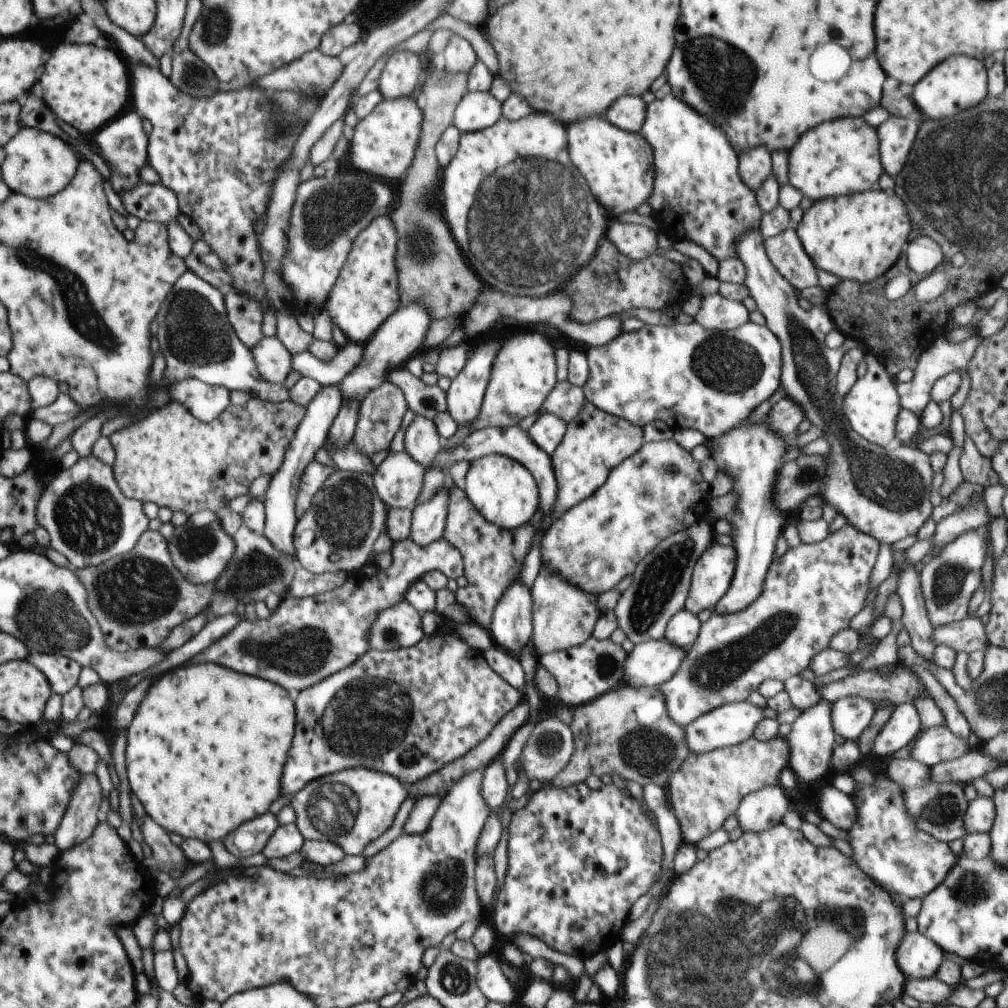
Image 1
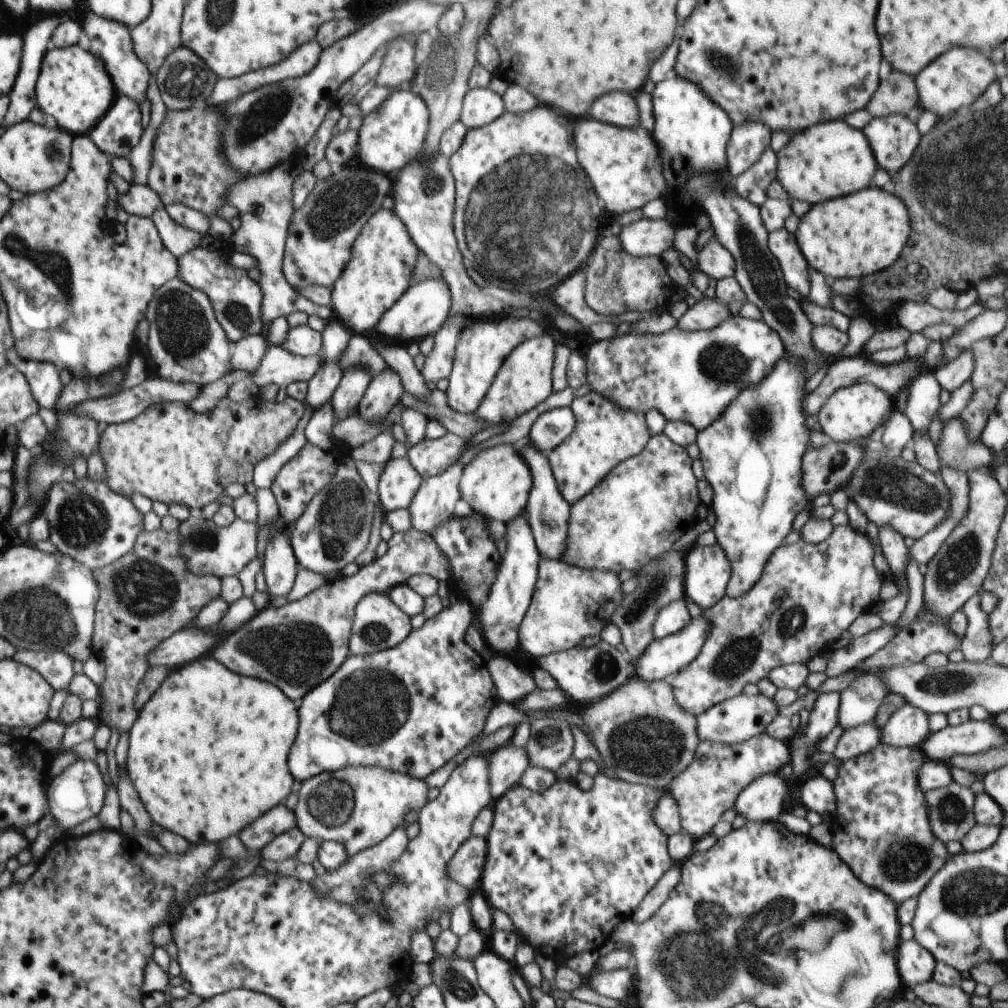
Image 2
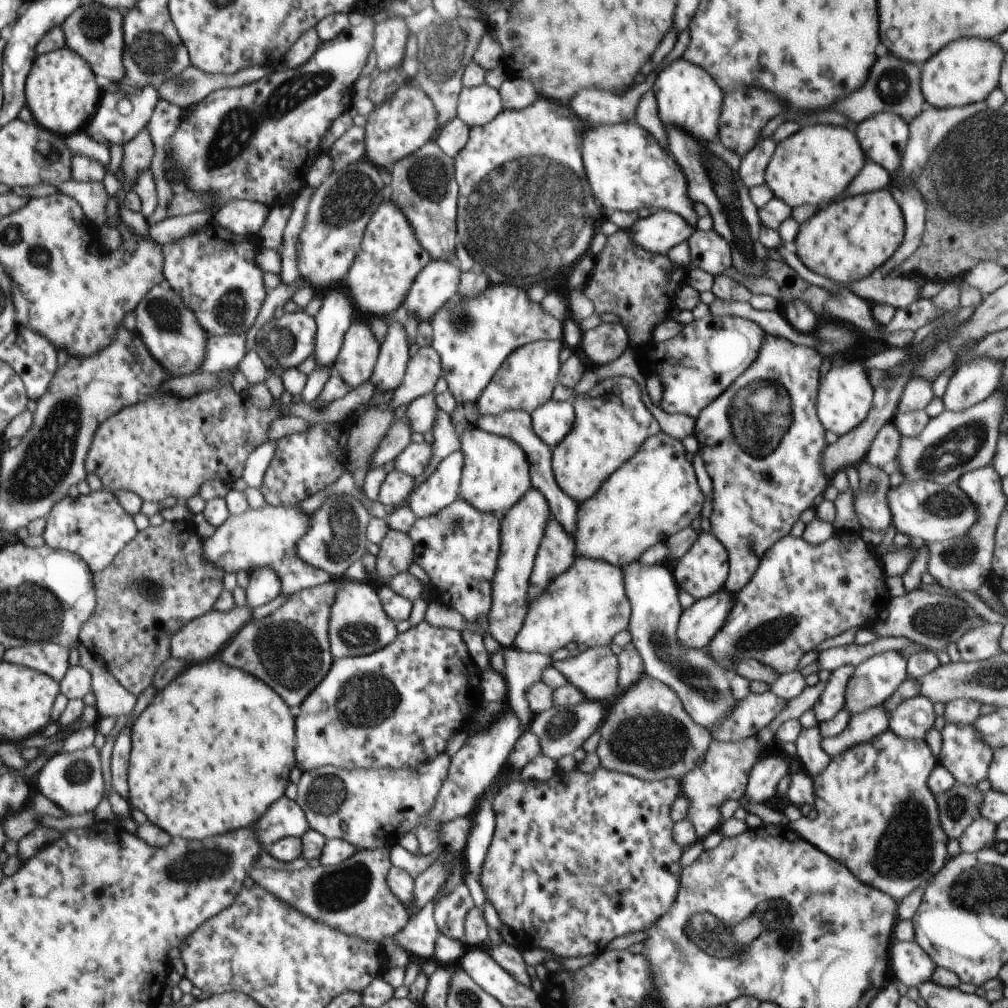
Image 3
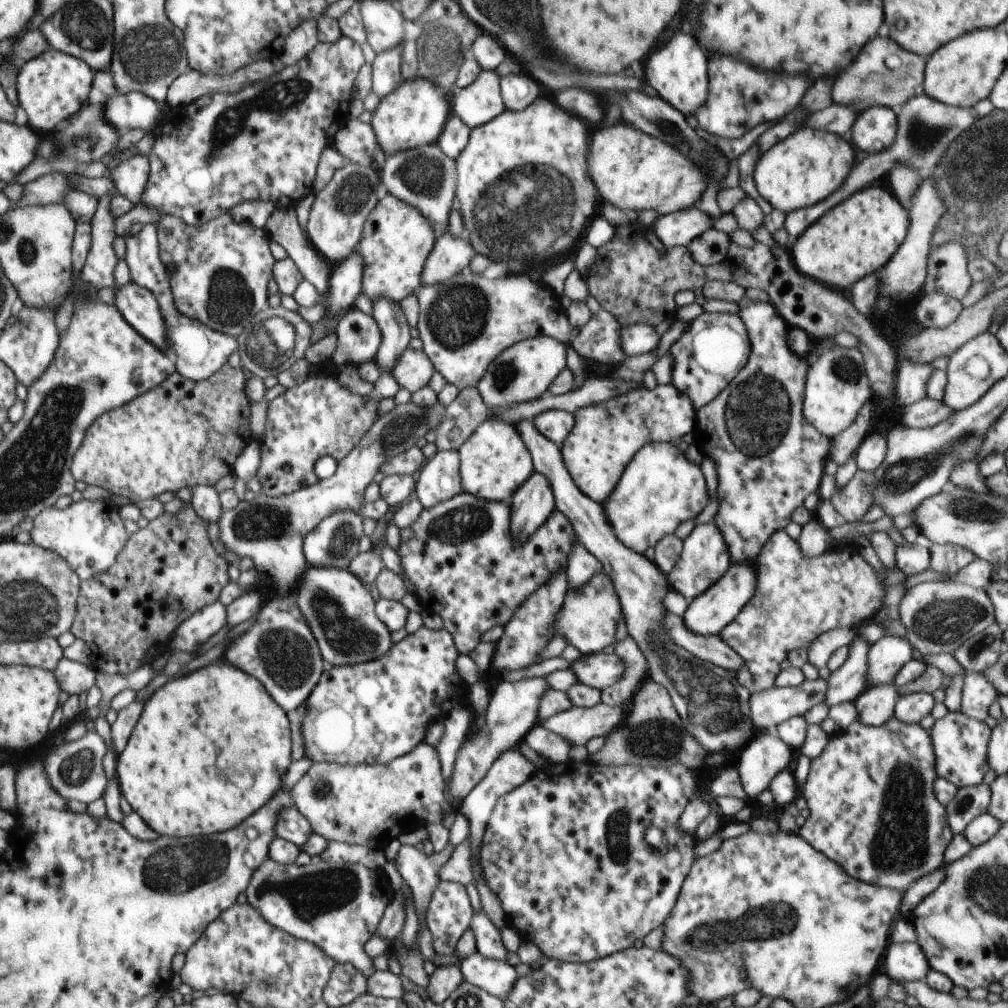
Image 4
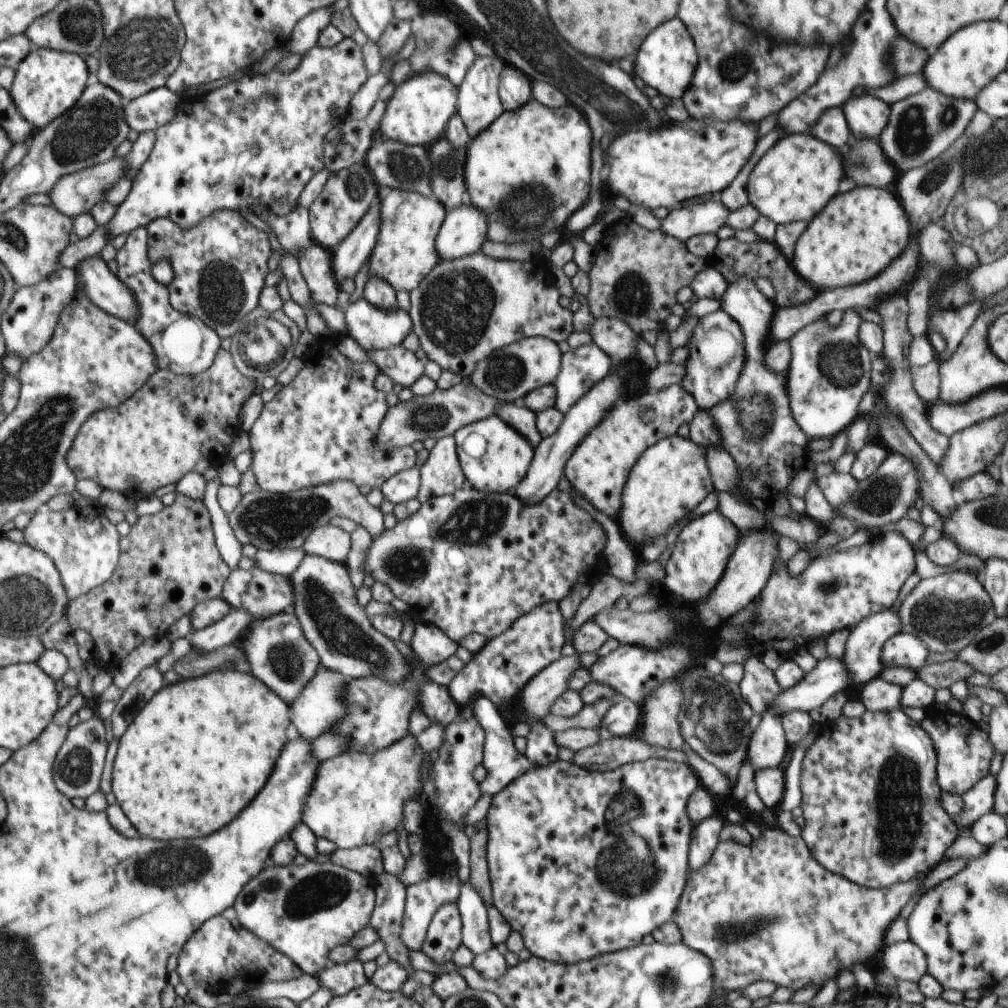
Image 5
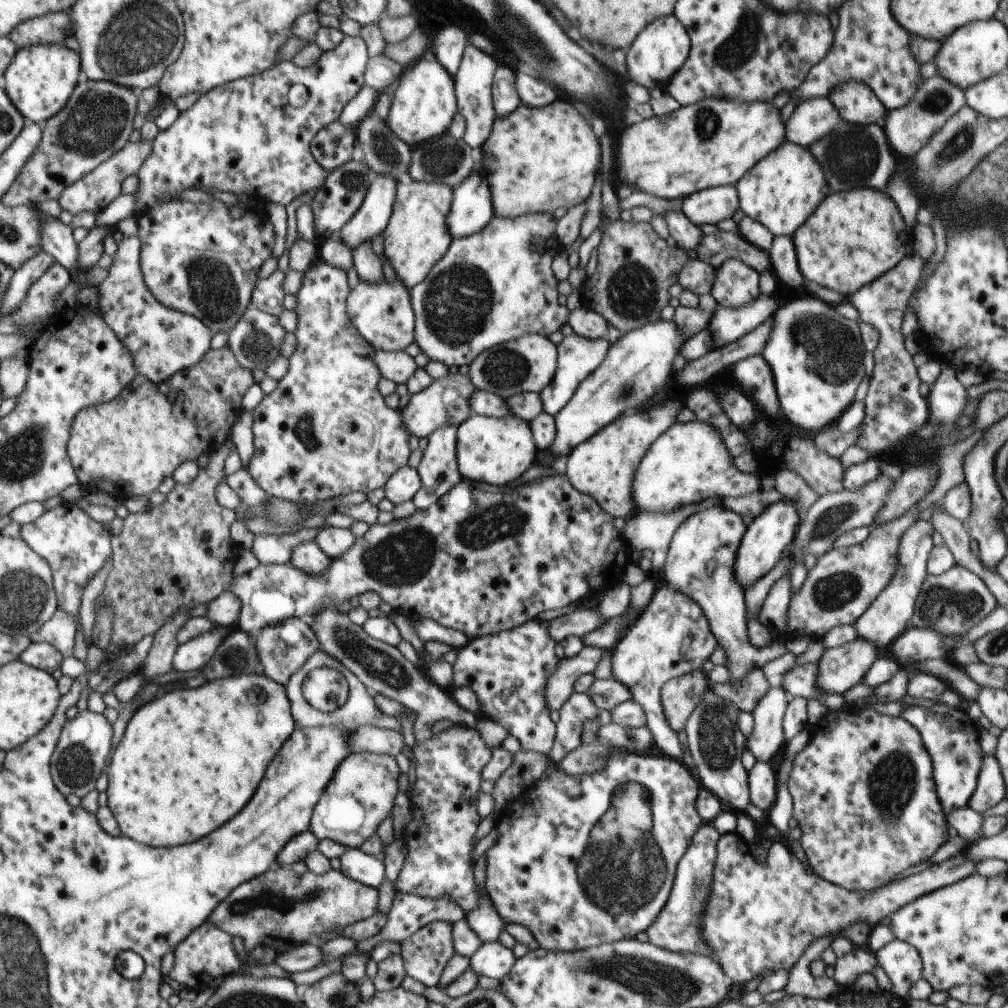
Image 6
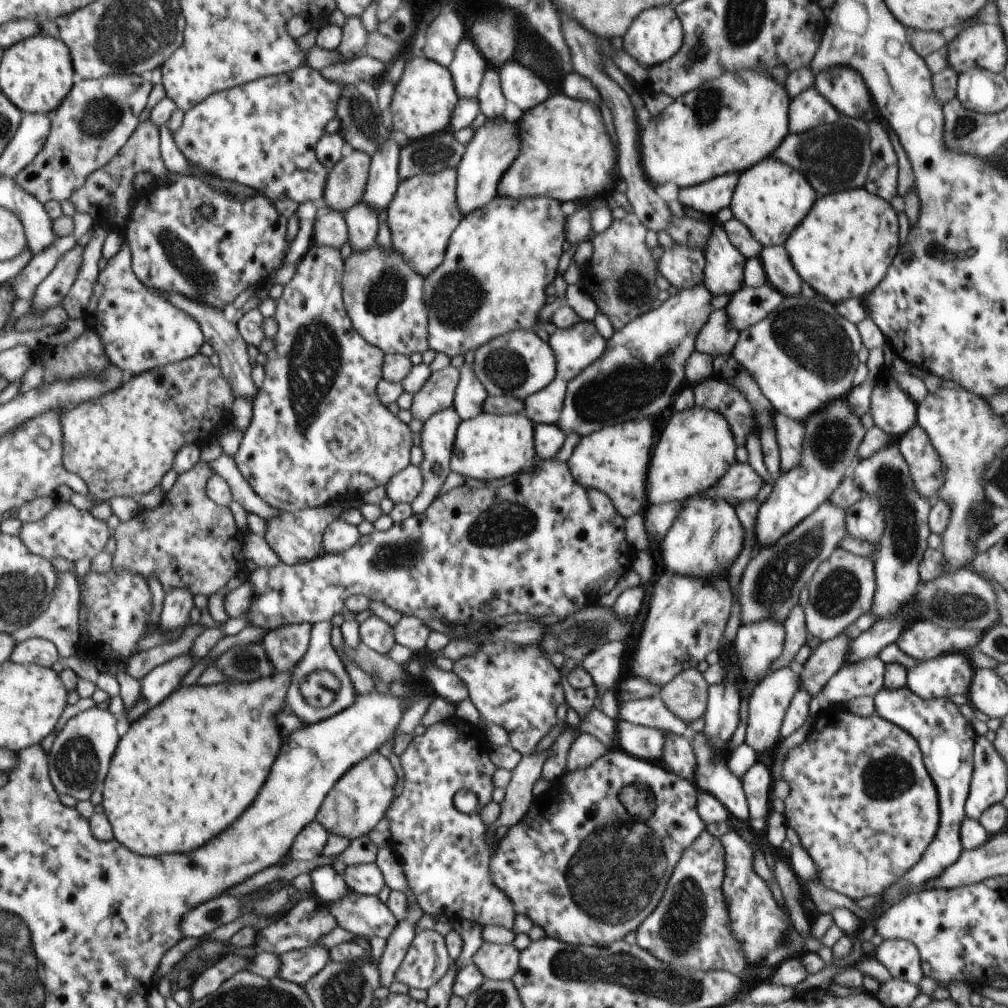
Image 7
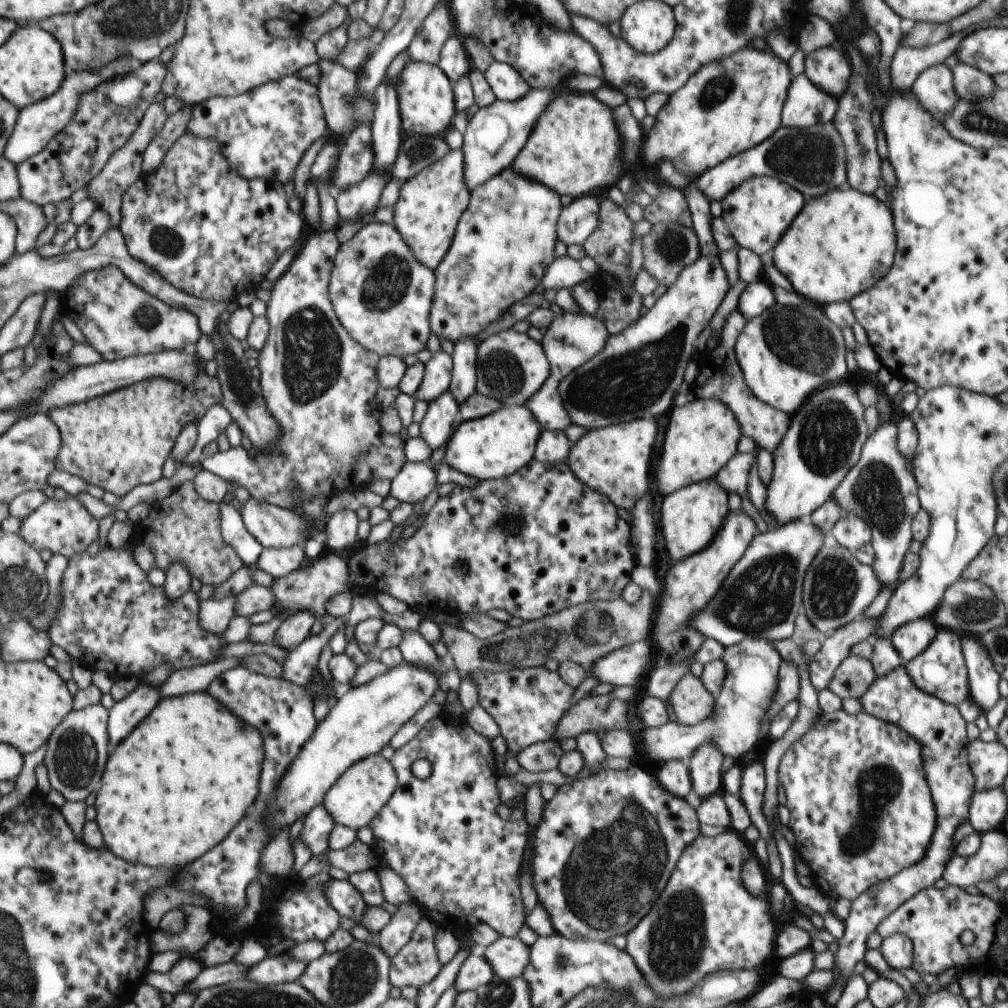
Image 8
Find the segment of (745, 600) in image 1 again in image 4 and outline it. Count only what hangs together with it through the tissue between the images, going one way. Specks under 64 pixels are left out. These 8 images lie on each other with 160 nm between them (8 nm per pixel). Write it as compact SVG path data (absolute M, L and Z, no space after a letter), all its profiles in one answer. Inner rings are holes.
M746 299L738 303L739 310L738 316L741 321L746 325L748 331L748 338L751 346L751 353L744 368L732 379L732 382L714 398L706 406L699 408L696 413L694 433L697 436L695 441L697 447L702 451L704 458L709 457L715 462L718 486L716 496L718 501L718 510L714 518L714 524L718 530L723 534L724 542L727 544L731 564L752 563L755 564L757 556L760 554L762 547L770 540L770 537L777 531L784 530L792 521L792 512L798 506L804 506L803 502L808 498L808 495L818 492L820 480L824 475L824 465L829 458L831 449L831 439L825 437L824 434L818 432L814 426L804 418L803 415L803 396L805 391L805 384L807 381L807 372L809 369L809 356L801 357L796 354L788 344L787 331L788 324L780 316L780 313L772 306L771 303L755 303Z

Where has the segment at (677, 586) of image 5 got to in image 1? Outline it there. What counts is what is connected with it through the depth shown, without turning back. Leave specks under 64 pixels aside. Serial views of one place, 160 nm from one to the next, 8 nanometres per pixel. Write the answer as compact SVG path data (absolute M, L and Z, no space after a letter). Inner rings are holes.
M713 542L695 564L686 610L696 616L702 610L713 610L732 584L736 563L737 552L732 545Z

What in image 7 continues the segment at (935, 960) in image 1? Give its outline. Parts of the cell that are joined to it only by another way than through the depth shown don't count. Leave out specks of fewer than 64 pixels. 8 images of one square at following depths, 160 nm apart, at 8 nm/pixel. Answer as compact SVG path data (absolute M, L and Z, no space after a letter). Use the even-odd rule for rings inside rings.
M884 939L872 955L888 969L894 979L918 985L925 976L919 950L912 942L904 939Z

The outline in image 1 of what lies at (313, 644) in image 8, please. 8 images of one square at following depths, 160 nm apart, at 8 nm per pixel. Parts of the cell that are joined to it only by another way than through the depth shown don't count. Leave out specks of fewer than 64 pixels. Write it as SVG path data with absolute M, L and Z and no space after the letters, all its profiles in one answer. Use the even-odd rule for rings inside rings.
M186 662L181 667L176 667L173 671L168 671L153 680L126 730L126 774L131 792L136 794L136 798L143 804L147 816L152 817L152 820L162 826L164 830L180 834L184 839L198 838L199 841L202 840L206 843L212 842L212 840L222 840L234 828L268 813L272 802L281 796L282 768L284 768L284 762L286 762L286 756L290 750L290 742L294 738L294 728L296 728L294 720L296 720L294 704L288 698L286 690L282 690L282 687L275 682L238 674L238 672L218 666L216 663L196 665Z

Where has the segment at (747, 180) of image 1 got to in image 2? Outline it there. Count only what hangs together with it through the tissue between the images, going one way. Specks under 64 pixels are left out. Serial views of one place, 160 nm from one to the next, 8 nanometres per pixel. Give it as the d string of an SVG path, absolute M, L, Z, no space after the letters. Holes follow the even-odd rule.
M746 122L733 127L728 139L727 168L735 178L746 172L770 146L772 132L762 123Z

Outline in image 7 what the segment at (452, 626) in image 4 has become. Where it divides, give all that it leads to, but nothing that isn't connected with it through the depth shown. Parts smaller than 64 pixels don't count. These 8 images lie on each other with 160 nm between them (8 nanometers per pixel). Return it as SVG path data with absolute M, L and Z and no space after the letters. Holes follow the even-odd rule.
M545 460L540 461L538 464L532 464L530 468L526 468L522 474L520 474L516 480L510 485L497 487L487 487L487 488L470 488L467 485L461 485L459 487L455 487L452 490L446 492L445 494L438 495L433 501L432 504L422 513L412 514L406 520L403 520L399 523L393 523L393 525L385 531L374 531L367 535L360 535L359 541L356 542L354 546L351 546L348 550L345 550L343 553L332 554L323 552L320 556L312 559L307 563L298 563L295 565L289 565L286 563L278 563L276 566L271 566L268 569L264 567L257 567L251 574L247 577L247 582L251 583L251 587L253 588L253 599L248 609L248 612L245 614L248 624L248 627L256 627L264 629L266 632L271 631L277 628L280 628L284 625L289 625L292 623L310 623L311 625L315 625L317 622L322 621L330 621L333 616L336 616L338 612L344 611L344 606L347 598L350 598L352 595L364 595L367 596L372 601L378 601L384 603L386 606L401 612L403 615L421 618L426 620L426 618L436 618L436 620L441 620L443 623L451 623L451 624L476 624L476 622L487 625L490 624L490 620L496 620L496 618L501 618L502 616L508 616L508 614L532 614L532 616L550 616L550 614L557 614L558 616L566 616L572 615L580 610L582 607L586 606L596 606L600 602L601 596L605 594L612 593L614 586L618 584L618 579L622 578L626 571L630 568L632 564L632 560L636 554L637 550L633 545L630 545L627 541L627 536L625 533L625 518L615 509L615 506L612 504L610 497L599 491L598 489L592 489L588 487L582 486L580 483L576 482L575 478L572 476L570 472L569 466L567 463L563 463L560 461L554 460ZM488 603L490 604L492 610L488 612L488 614L480 611L480 606L482 604Z

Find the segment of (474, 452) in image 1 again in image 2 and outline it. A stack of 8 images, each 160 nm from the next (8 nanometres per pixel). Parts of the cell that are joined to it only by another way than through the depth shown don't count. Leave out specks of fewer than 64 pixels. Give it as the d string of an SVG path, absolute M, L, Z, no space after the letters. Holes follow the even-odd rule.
M448 432L439 439L424 439L416 446L411 446L407 450L407 457L420 476L430 478L456 463L467 450L468 442L470 438ZM524 441L516 446L521 457L527 462L533 476L533 485L530 489L529 499L524 514L531 528L537 549L541 558L560 559L567 550L567 524L571 505L564 500L557 487L548 457L542 451L535 449L530 441Z

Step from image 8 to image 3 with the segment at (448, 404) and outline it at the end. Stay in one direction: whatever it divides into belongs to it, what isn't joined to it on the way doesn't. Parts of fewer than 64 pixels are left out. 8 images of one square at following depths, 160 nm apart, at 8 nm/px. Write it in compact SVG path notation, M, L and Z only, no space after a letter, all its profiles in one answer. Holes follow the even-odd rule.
M452 452L438 464L429 478L409 494L407 505L415 512L417 519L431 517L460 498L463 466L463 452Z

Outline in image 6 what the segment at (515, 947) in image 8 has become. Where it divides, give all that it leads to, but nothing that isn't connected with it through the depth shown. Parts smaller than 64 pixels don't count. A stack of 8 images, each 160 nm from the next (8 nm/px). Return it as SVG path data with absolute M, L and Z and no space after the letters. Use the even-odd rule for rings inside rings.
M499 941L482 943L469 959L470 968L477 975L484 975L491 984L505 977L517 961L512 949L504 947Z

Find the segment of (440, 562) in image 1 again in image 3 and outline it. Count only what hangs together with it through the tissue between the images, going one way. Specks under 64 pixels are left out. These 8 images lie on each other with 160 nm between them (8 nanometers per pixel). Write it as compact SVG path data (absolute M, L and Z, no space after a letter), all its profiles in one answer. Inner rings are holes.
M390 529L380 543L380 552L377 555L376 576L380 581L373 580L368 574L367 582L376 586L376 582L388 582L397 574L406 572L412 563L416 563L414 547L408 533ZM330 579L314 588L291 594L272 614L247 622L220 650L218 658L263 680L297 711L299 704L324 680L333 663L329 622L340 580Z

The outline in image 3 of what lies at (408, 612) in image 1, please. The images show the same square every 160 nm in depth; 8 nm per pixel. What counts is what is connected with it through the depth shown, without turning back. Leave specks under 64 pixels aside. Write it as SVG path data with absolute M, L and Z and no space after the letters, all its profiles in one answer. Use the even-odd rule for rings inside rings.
M340 579L341 588L333 600L329 622L329 641L333 658L367 655L388 646L397 637L397 623L384 610L377 586L364 581Z

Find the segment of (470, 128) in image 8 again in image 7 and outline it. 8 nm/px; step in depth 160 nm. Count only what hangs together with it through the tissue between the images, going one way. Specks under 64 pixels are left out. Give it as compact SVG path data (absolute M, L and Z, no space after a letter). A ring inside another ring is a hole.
M488 119L486 124L475 130L472 140L465 145L465 153L457 166L457 208L468 216L484 208L497 195L498 183L506 169L519 153L519 124L502 119Z

